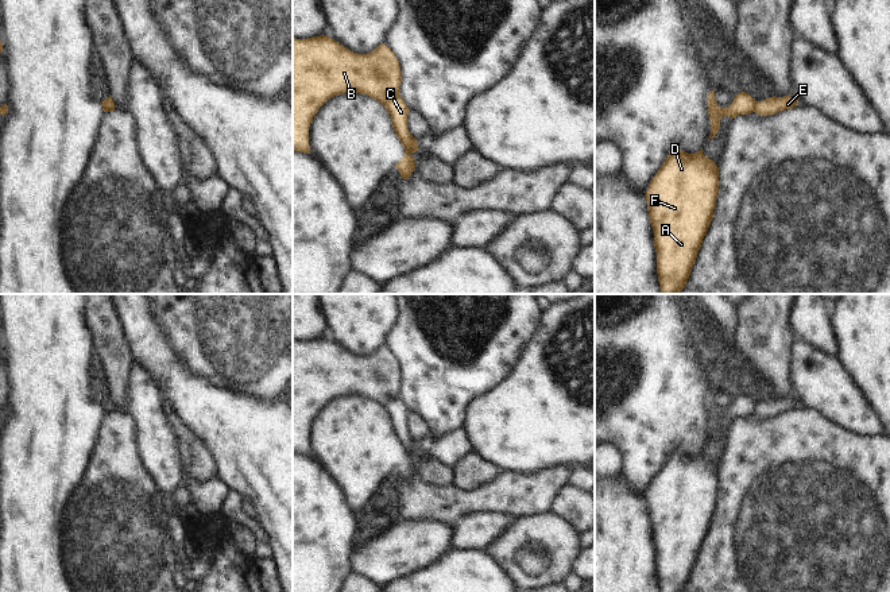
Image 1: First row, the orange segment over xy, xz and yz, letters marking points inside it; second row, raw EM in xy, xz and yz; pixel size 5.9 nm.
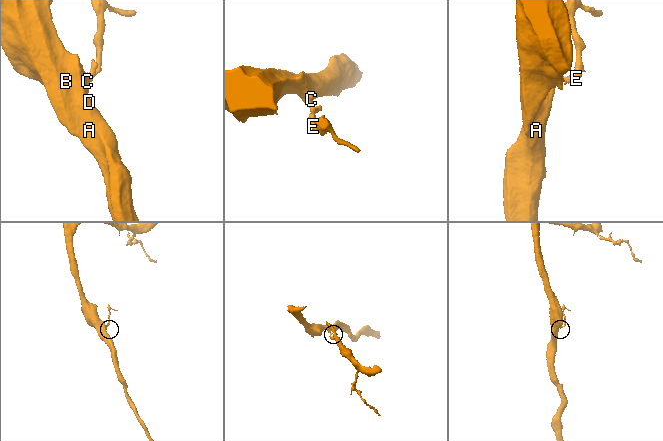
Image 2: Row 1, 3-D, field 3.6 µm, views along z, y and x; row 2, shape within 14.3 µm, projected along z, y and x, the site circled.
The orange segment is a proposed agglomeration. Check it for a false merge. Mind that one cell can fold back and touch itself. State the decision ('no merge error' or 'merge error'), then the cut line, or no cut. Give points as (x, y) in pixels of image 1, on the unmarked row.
merge error; cut in yz along (758, 403), (754, 413)

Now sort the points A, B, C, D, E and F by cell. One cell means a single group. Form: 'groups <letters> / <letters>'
groups A B C D F / E

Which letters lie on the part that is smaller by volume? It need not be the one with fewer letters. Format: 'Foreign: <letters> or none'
Foreign: E

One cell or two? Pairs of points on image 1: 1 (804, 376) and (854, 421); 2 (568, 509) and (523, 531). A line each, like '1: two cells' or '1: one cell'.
1: one cell
2: two cells

